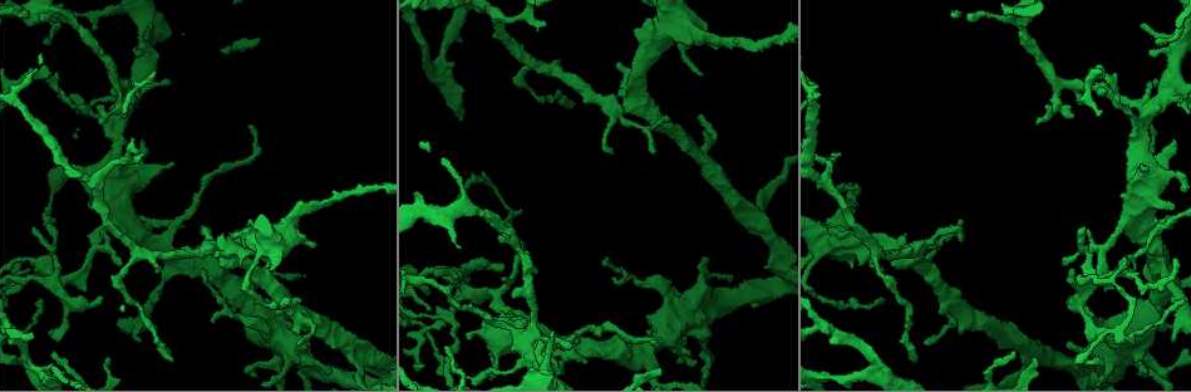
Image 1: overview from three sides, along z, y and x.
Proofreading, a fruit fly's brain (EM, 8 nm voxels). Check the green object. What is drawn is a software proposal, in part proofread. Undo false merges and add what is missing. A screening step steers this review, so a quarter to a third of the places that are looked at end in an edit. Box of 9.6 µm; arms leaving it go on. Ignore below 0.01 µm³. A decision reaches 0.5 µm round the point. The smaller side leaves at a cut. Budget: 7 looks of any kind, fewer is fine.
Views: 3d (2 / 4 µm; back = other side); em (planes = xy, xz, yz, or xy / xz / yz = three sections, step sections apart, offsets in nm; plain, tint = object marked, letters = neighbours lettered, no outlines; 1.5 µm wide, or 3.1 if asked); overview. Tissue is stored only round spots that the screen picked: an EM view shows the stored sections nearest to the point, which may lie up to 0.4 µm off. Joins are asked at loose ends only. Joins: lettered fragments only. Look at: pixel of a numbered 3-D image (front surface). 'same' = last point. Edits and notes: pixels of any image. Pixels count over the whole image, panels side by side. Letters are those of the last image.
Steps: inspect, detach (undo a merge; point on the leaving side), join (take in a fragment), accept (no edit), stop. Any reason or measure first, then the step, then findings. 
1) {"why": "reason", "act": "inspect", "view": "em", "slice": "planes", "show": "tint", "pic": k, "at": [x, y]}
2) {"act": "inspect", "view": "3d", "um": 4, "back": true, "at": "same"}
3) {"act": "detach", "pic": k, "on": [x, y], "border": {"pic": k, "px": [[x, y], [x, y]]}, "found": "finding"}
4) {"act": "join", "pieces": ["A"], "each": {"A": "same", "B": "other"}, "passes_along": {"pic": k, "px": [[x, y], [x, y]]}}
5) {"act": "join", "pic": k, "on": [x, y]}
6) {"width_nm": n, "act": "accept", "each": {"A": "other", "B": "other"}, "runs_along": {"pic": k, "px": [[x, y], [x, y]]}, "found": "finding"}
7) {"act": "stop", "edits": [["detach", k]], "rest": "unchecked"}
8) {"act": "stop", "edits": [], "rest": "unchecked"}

{"why": "branch stops here", "act": "inspect", "view": "em", "slice": "planes", "show": "letters", "pic": 1, "at": [1038, 122]}

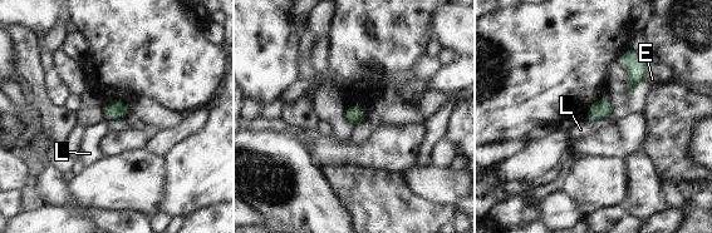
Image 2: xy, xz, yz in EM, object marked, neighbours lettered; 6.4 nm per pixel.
{"act": "accept", "each": {"E": "other", "L": "other"}, "found": "none of them fits"}

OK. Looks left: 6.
{"why": "four arms meet", "act": "inspect", "view": "em", "slice": "planes", "show": "letters", "pic": 1, "at": [522, 339]}

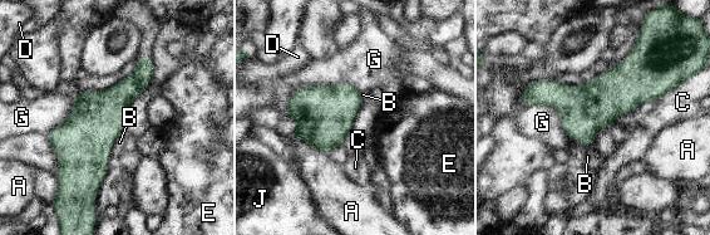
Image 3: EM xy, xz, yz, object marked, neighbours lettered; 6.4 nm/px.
{"longest_contact_nm": ["G", 480], "act": "accept", "each": {"A": "other", "B": "other", "C": "other", "D": "other", "E": "other", "G": "other", "J": "other"}, "border": {"pic": 3, "px": [[360, 93], [286, 103]]}, "found": "continuous, no second neuron"}

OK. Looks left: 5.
{"why": "branch stops here", "act": "inspect", "view": "3d", "um": 4, "pic": 1, "at": [1068, 264]}

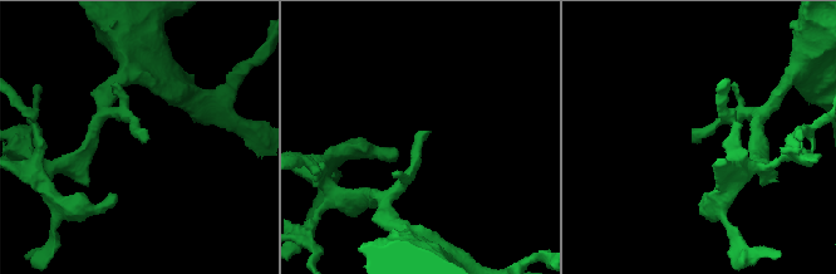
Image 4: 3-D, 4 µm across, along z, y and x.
{"act": "inspect", "view": "em", "slice": "planes", "show": "letters", "pic": 4, "at": [425, 134]}

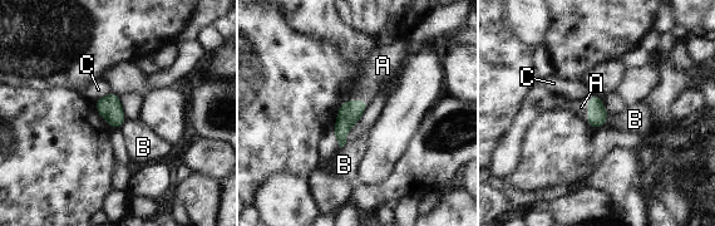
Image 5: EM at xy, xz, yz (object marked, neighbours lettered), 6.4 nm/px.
{"width_nm": 120, "act": "join", "pieces": ["A"], "each": {"A": "same", "B": "other", "C": "other"}, "passes_along": {"pic": 5, "px": [[597, 114], [588, 109], [581, 107]]}, "found": "it goes on there"}

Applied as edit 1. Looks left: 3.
{"act": "stop", "edits": [["join", 5]], "rest": "unchecked"}

